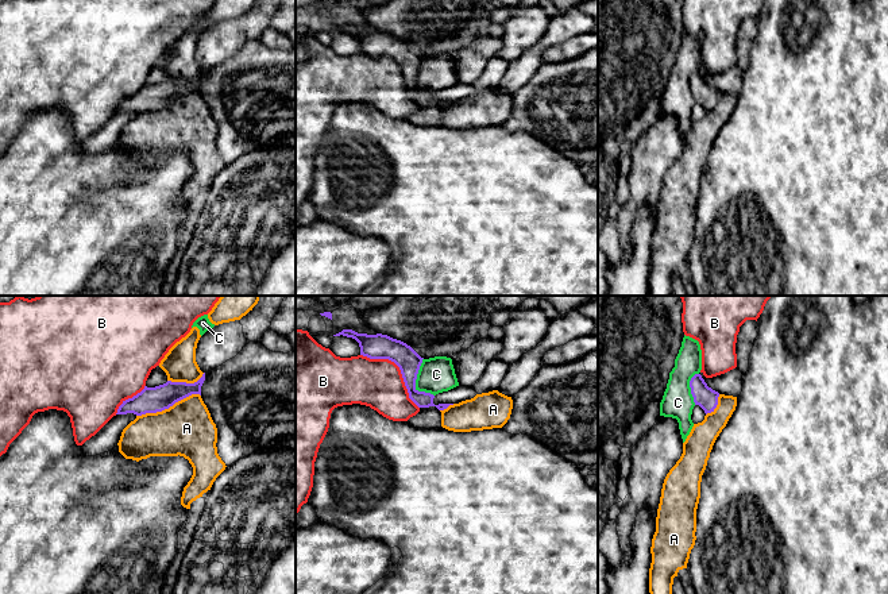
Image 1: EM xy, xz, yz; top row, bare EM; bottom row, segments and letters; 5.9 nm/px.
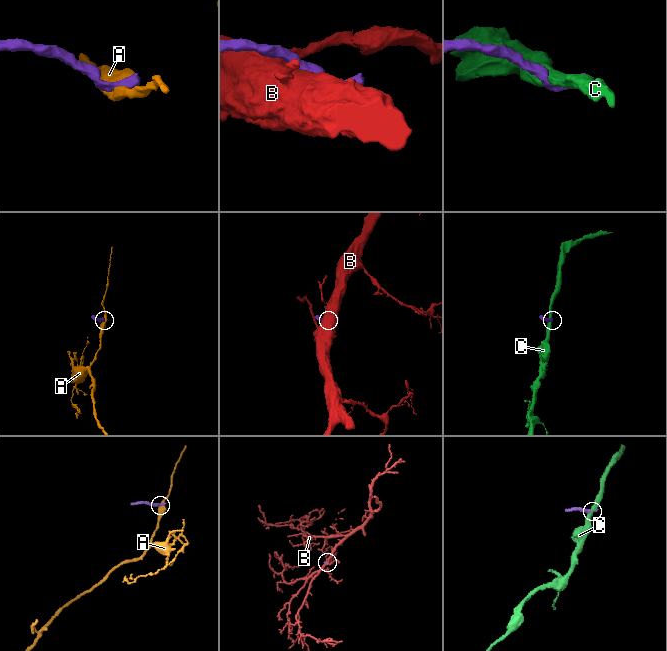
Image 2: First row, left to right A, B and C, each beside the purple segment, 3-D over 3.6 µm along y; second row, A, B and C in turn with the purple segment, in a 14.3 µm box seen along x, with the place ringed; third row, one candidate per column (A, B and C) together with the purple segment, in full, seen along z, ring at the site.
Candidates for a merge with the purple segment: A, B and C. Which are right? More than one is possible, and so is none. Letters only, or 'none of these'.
none of these

